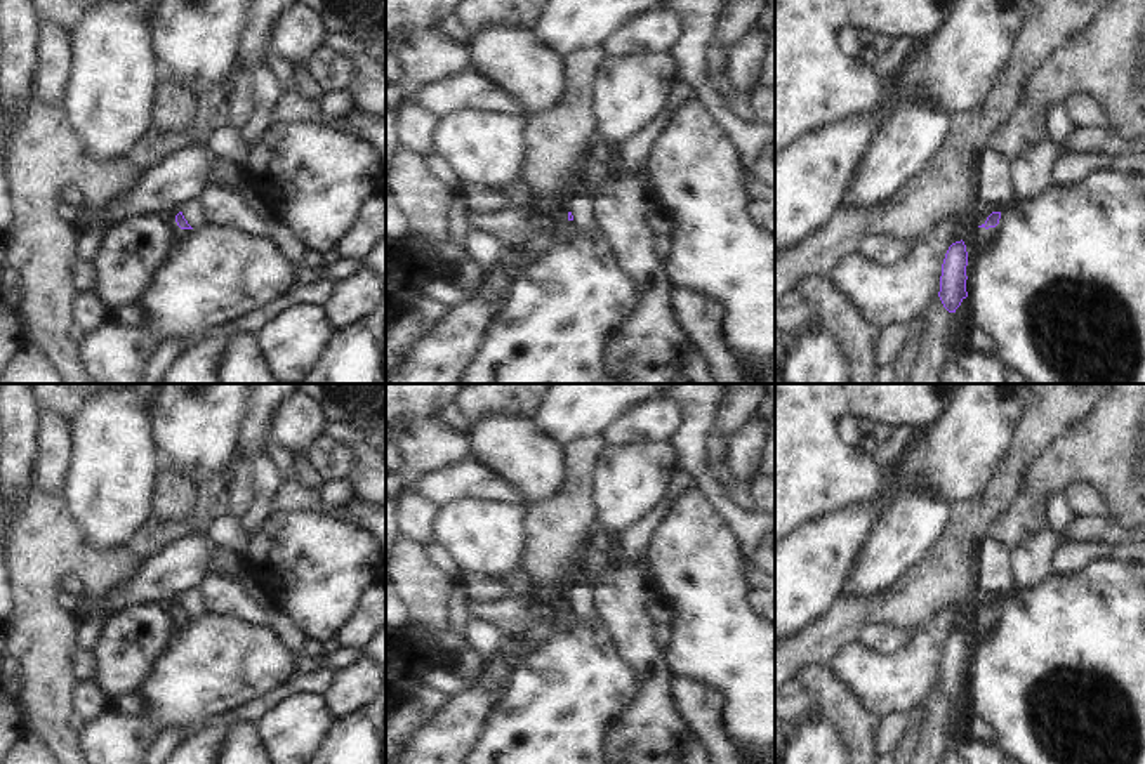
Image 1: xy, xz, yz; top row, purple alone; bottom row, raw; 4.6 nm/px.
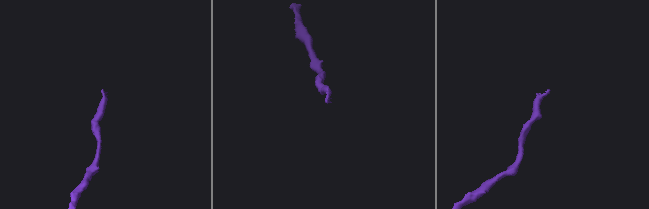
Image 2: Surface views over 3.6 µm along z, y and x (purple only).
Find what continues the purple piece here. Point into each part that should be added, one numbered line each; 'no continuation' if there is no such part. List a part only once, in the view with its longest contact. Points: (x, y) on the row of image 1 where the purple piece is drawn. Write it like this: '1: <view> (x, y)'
1: xy (195, 214)

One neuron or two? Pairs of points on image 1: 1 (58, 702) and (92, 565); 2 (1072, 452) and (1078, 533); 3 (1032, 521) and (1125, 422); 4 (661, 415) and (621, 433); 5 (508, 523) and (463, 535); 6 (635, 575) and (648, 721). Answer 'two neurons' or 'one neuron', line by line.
1: one neuron
2: two neurons
3: one neuron
4: one neuron
5: one neuron
6: one neuron

